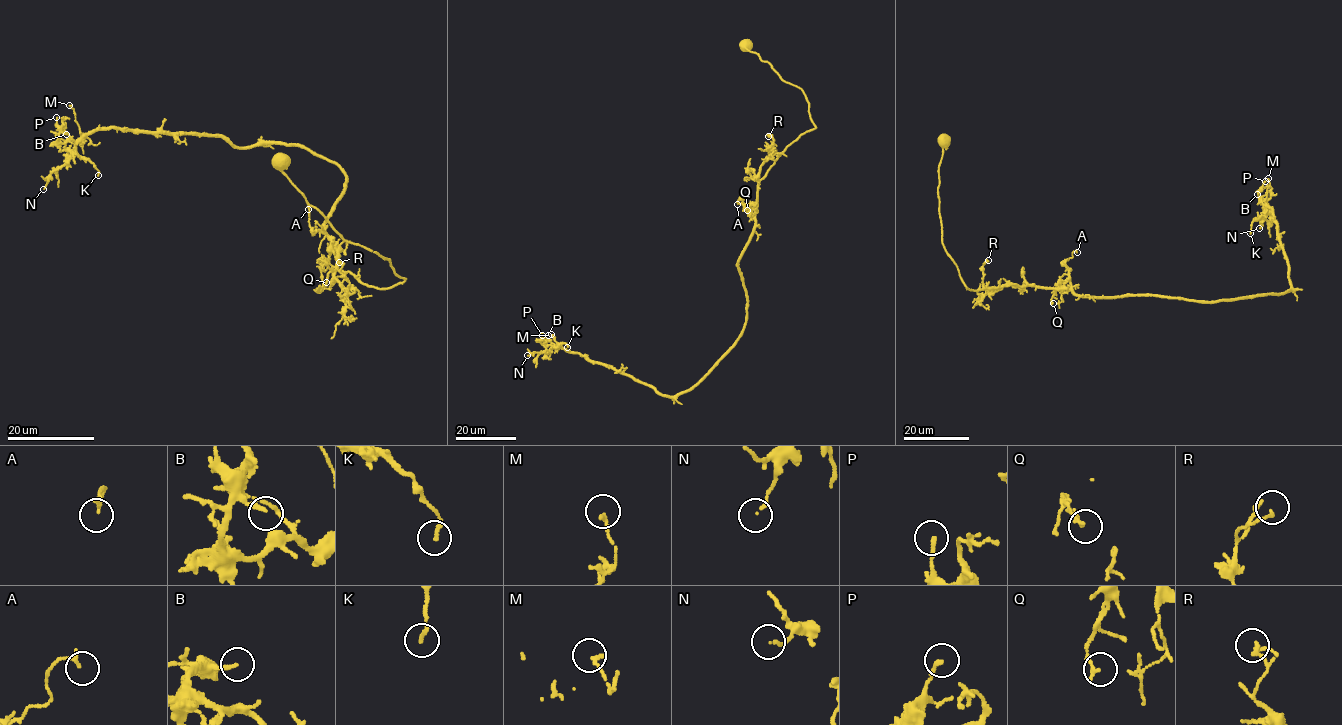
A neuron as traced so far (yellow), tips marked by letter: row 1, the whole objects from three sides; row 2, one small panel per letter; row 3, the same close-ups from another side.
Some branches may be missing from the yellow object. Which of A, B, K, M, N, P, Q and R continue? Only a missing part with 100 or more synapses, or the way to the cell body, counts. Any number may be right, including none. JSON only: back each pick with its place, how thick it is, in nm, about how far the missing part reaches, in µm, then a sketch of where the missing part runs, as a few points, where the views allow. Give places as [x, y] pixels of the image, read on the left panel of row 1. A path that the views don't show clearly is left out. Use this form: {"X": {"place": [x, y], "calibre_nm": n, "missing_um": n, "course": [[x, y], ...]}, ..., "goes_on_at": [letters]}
{"goes_on_at": []}

